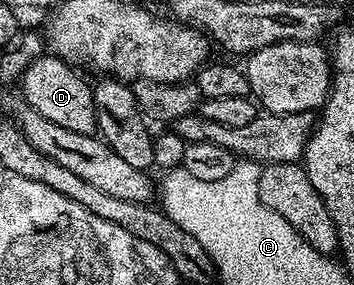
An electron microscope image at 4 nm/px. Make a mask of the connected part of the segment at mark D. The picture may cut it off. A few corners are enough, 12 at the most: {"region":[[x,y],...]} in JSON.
{"region":[[54,55],[36,59],[22,100],[69,131],[94,134],[95,95]]}

